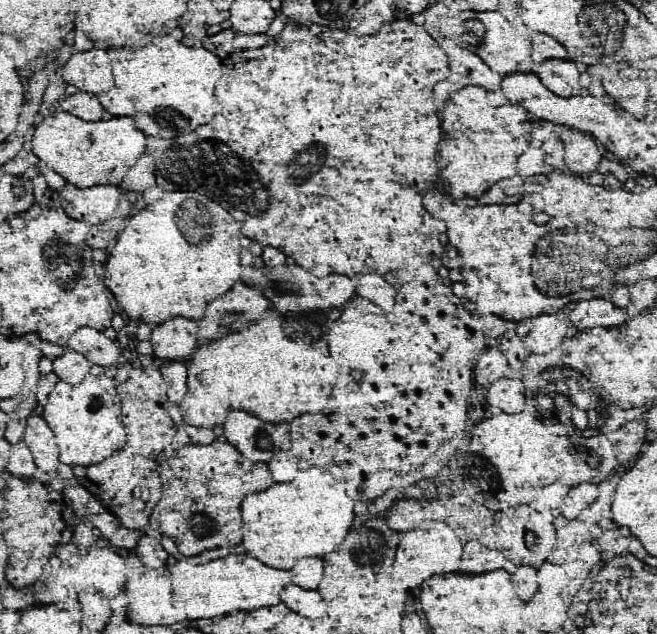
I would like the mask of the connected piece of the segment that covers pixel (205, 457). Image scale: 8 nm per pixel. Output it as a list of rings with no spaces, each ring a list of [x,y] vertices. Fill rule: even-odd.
[[[214,440],[208,446],[192,444],[180,448],[164,460],[160,476],[168,482],[162,486],[162,500],[152,510],[150,522],[156,524],[162,536],[172,538],[186,558],[214,546],[238,546],[242,542],[240,504],[244,496],[274,484],[266,464],[246,460],[224,440]]]

